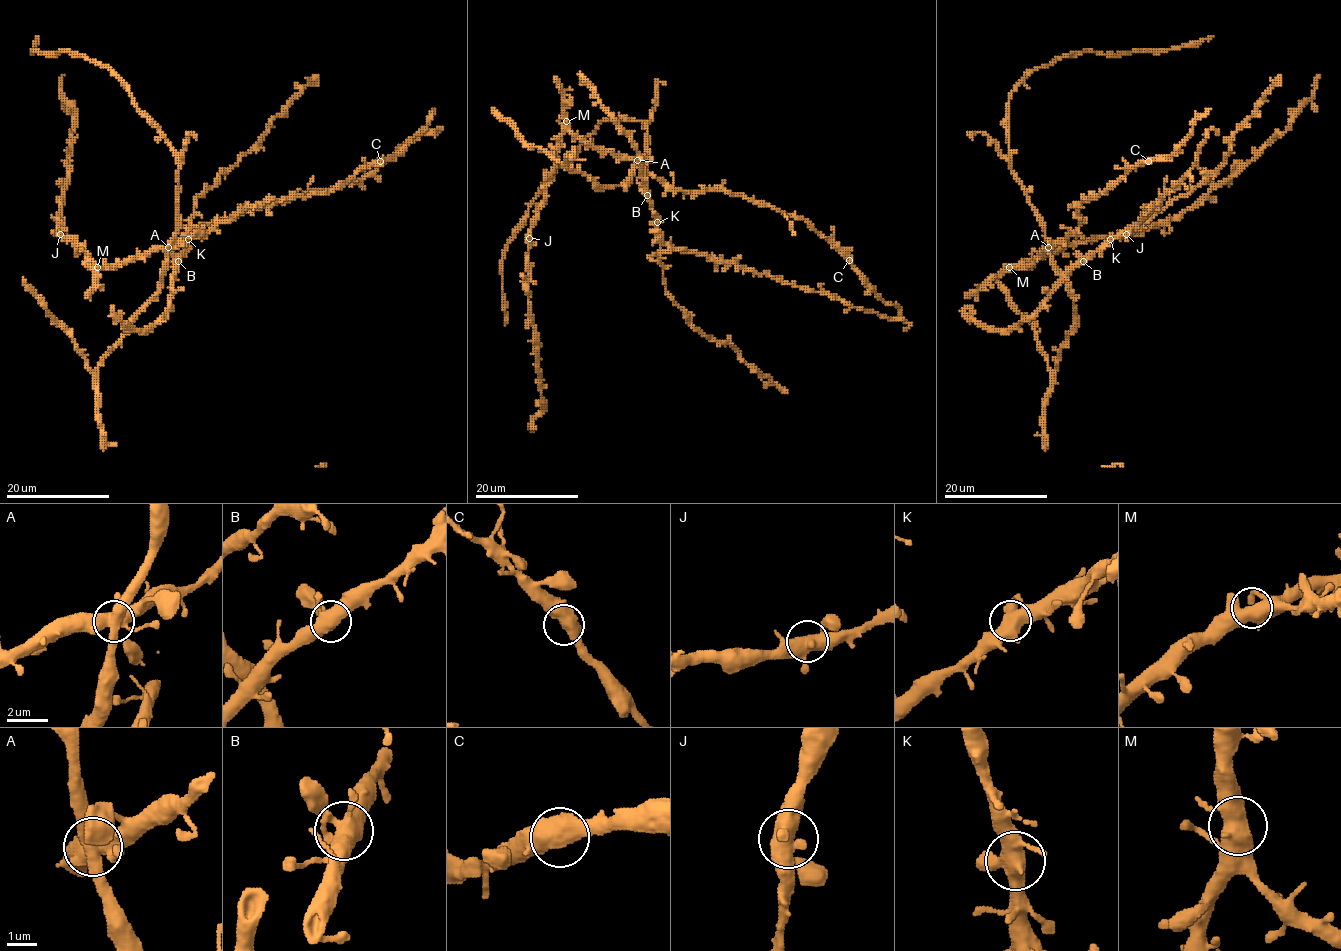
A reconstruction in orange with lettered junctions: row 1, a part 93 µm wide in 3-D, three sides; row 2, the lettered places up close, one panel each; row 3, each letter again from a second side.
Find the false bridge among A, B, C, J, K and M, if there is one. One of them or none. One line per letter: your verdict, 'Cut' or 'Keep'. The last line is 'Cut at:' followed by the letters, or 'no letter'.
A: Cut
B: Keep
C: Keep
J: Keep
K: Keep
M: Keep
Cut at: A

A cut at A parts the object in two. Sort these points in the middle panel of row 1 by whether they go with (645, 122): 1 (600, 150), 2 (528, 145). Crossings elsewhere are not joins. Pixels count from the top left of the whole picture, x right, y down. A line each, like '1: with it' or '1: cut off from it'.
1: cut off from it
2: with it

